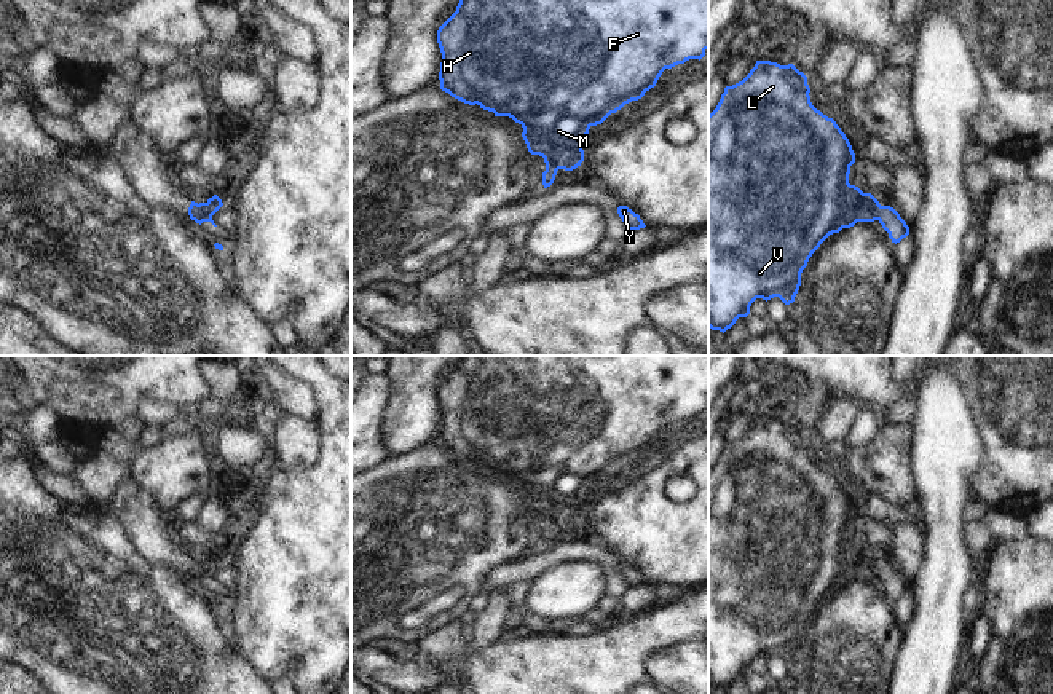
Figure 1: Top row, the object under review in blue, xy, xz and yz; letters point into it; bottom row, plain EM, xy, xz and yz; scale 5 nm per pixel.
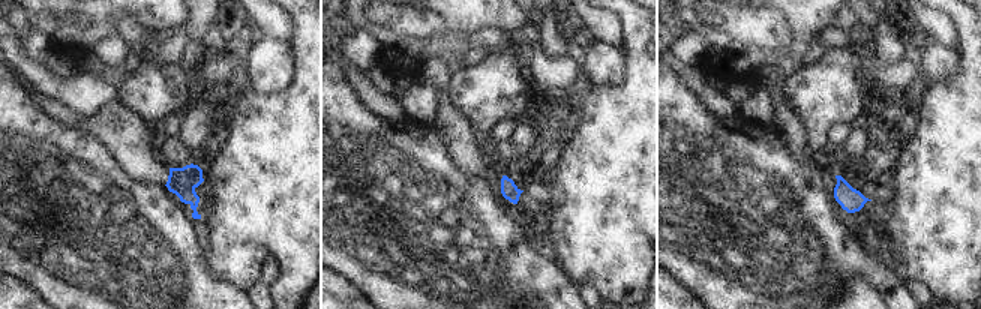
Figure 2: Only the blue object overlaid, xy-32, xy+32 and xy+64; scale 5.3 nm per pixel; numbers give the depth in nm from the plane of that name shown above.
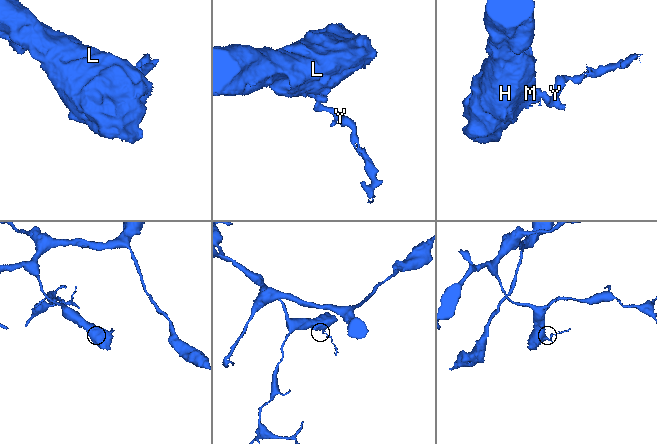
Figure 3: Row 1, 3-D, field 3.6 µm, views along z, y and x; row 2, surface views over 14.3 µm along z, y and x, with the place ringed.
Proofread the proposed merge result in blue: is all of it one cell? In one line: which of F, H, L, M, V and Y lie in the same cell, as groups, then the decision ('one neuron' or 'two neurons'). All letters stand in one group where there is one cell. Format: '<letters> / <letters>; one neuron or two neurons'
F H L M V / Y; two neurons

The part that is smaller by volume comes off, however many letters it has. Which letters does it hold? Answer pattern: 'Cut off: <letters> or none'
Cut off: Y

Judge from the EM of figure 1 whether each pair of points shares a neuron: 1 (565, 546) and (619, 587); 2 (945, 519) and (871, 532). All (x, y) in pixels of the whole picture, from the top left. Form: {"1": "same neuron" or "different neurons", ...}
{"1": "same neuron", "2": "different neurons"}

